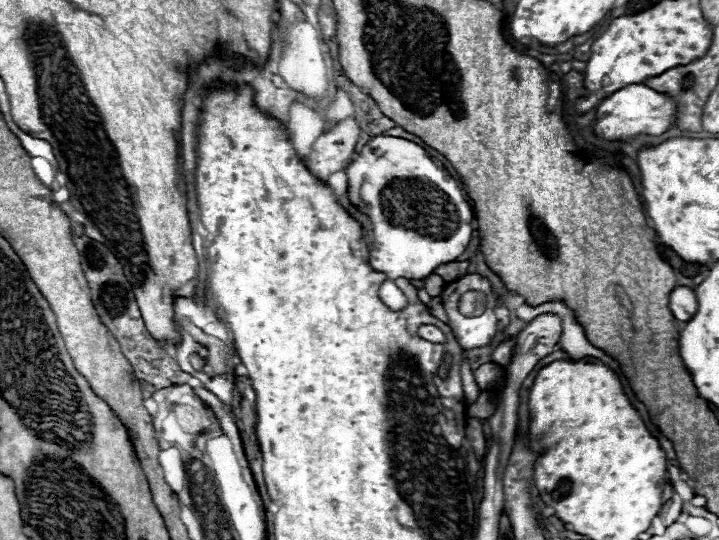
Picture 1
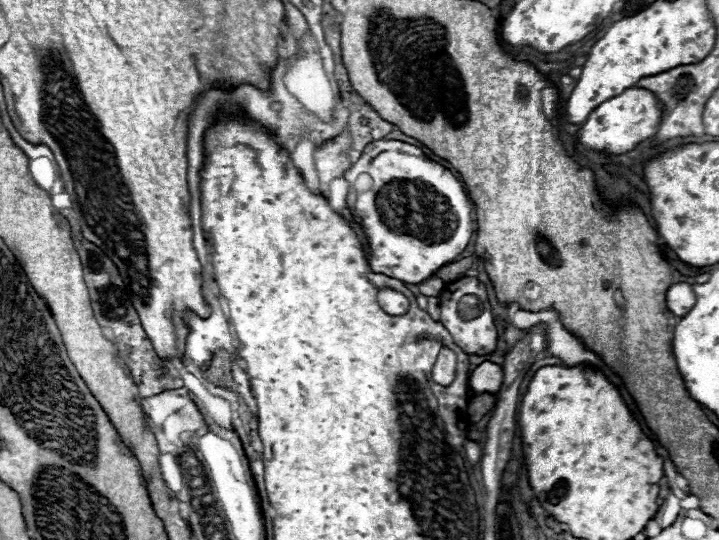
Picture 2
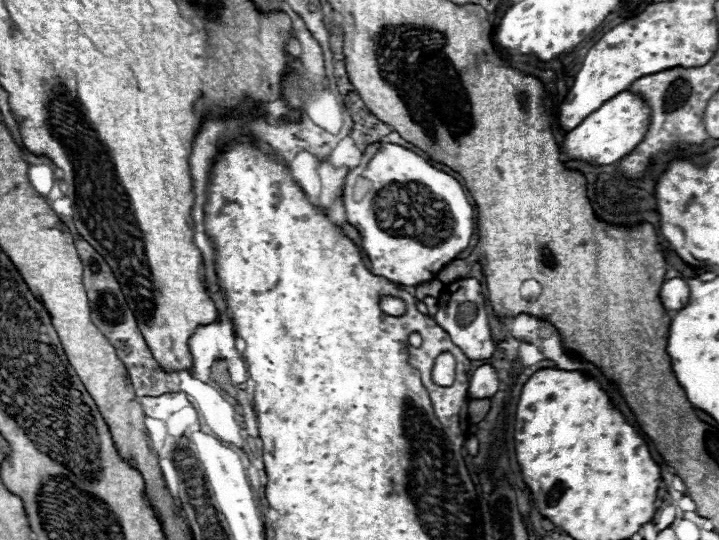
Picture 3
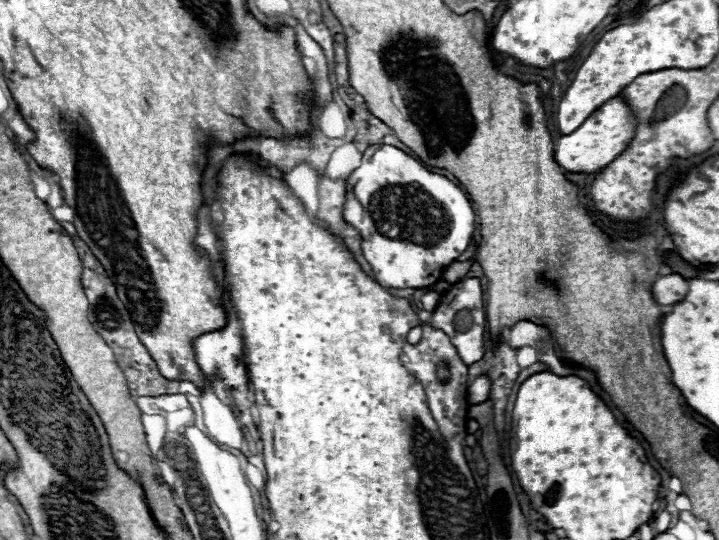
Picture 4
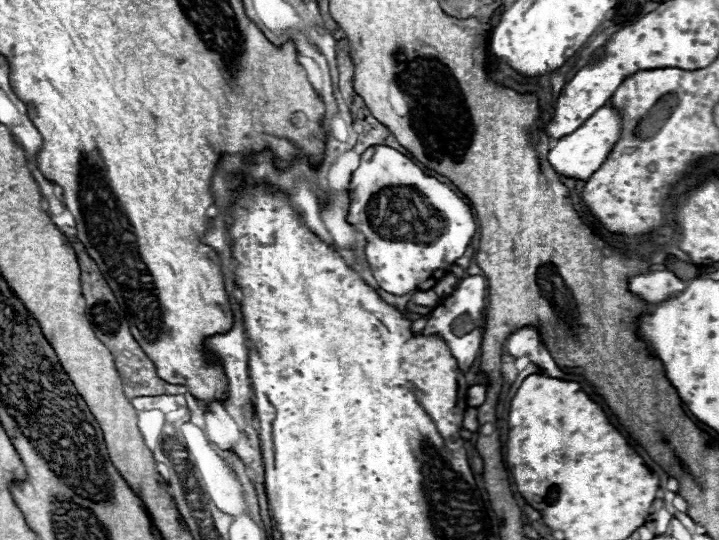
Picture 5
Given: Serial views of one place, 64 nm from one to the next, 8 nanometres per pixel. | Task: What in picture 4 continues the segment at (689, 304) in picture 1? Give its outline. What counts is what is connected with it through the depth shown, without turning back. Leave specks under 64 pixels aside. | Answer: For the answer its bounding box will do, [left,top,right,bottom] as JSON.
[652,274,688,306]

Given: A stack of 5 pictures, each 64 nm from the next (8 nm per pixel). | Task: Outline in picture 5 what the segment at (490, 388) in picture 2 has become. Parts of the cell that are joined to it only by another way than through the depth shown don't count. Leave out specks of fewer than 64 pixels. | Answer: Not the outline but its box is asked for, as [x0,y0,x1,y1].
[466,384,486,408]

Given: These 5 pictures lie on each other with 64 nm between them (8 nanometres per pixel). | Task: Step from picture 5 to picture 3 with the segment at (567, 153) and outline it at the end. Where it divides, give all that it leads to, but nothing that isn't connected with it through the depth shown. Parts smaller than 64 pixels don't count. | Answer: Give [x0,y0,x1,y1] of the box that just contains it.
[562,90,650,166]

